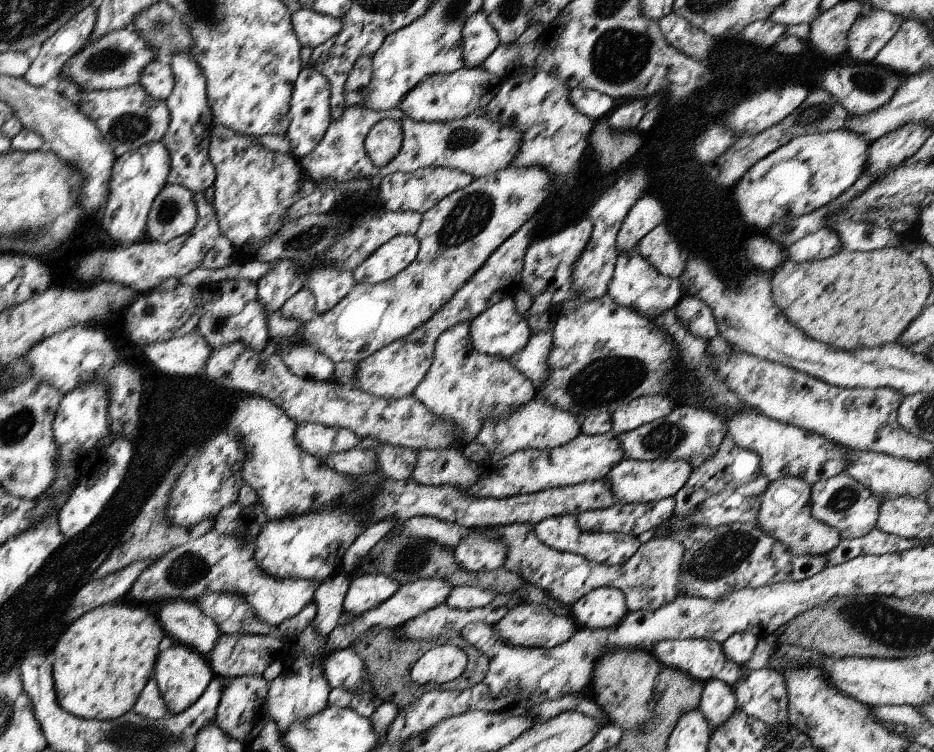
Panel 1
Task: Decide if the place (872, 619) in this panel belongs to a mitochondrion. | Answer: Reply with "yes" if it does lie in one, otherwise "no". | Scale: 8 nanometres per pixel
yes

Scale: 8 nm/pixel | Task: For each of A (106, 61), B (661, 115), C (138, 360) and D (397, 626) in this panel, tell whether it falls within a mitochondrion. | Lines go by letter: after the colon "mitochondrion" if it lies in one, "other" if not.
A: mitochondrion
B: other
C: other
D: other

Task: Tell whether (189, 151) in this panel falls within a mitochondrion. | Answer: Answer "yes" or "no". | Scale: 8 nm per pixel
no

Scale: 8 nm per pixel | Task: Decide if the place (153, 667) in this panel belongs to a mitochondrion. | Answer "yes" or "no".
no

